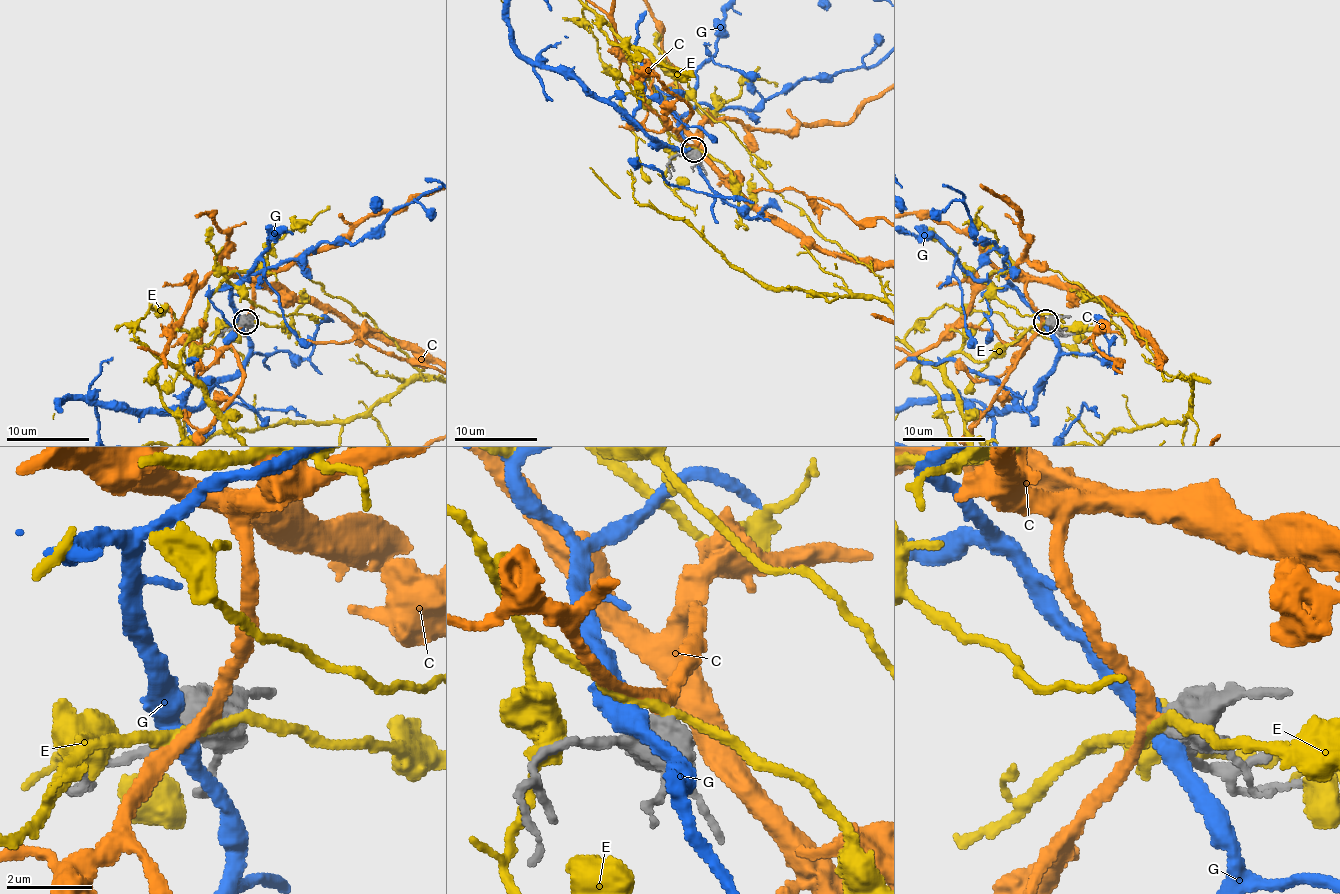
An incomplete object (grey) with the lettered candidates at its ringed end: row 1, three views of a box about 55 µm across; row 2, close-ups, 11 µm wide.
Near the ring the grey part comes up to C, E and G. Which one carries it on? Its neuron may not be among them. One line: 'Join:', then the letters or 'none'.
Join: C

